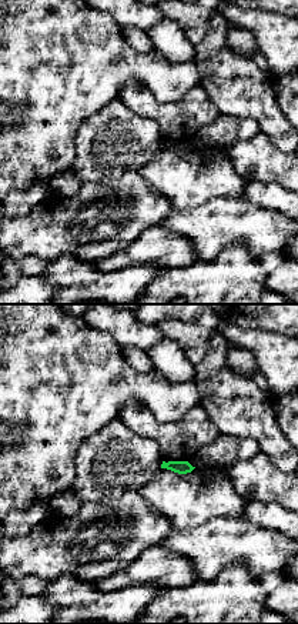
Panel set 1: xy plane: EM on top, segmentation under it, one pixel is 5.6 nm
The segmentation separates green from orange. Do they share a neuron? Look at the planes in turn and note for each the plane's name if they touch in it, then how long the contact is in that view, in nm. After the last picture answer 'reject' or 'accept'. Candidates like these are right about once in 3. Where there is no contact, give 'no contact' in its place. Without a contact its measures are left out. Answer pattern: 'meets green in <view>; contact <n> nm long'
no contact

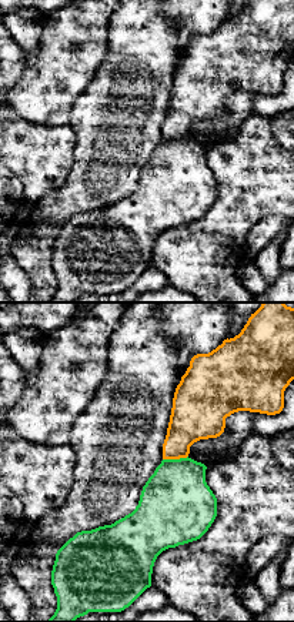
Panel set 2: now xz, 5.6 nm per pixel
meets green in xz; contact 150 nm long

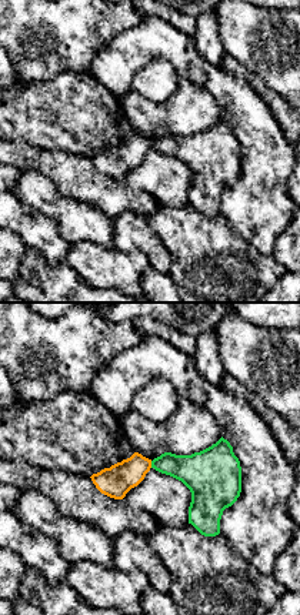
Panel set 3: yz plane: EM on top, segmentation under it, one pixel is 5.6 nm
meets green in yz; contact 40 nm long

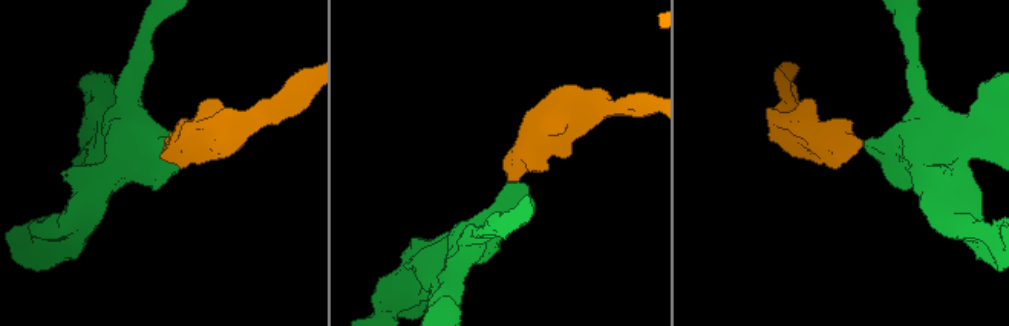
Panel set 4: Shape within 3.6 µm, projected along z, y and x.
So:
reject

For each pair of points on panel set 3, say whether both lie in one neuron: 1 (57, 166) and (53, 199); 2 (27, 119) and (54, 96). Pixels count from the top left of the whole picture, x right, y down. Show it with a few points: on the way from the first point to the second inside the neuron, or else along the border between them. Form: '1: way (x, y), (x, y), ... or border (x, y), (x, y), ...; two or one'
1: border (23, 171), (42, 171), (60, 193), (83, 203); two
2: way (34, 113), (47, 103); one

